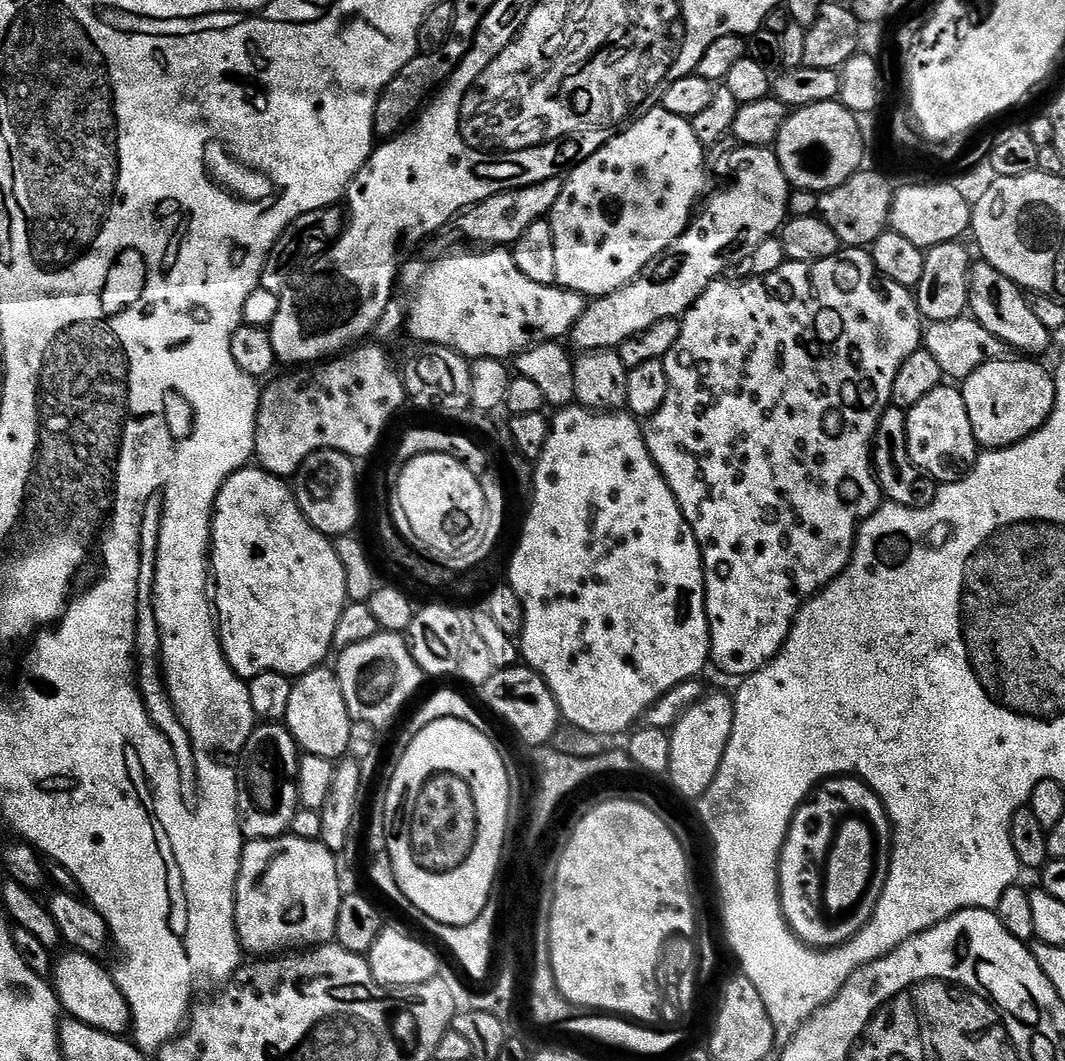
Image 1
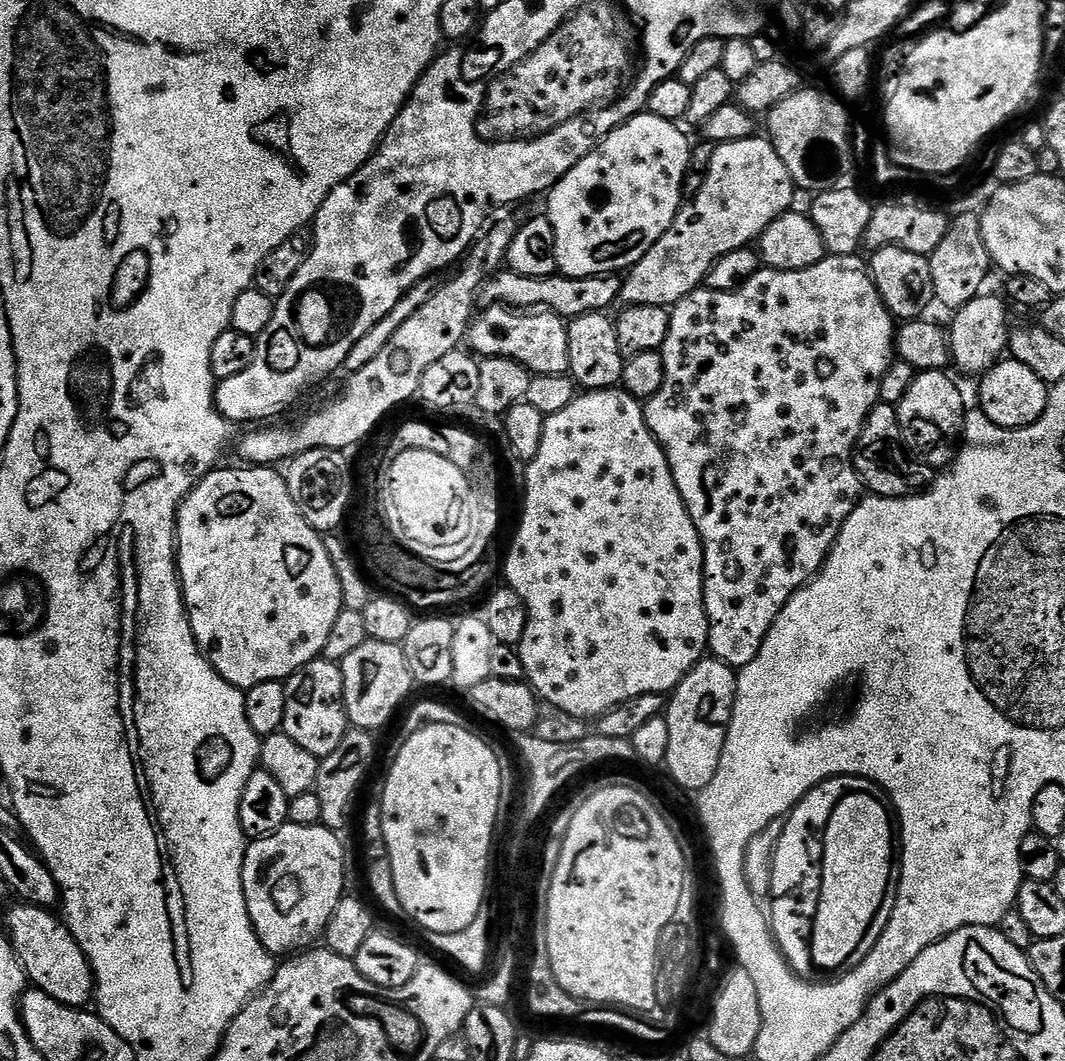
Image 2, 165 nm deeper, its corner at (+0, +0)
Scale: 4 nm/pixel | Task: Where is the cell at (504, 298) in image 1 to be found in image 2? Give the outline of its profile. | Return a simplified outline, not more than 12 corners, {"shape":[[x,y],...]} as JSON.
{"shape":[[501,270],[488,306],[541,308],[571,318],[608,312],[621,277],[526,278]]}

